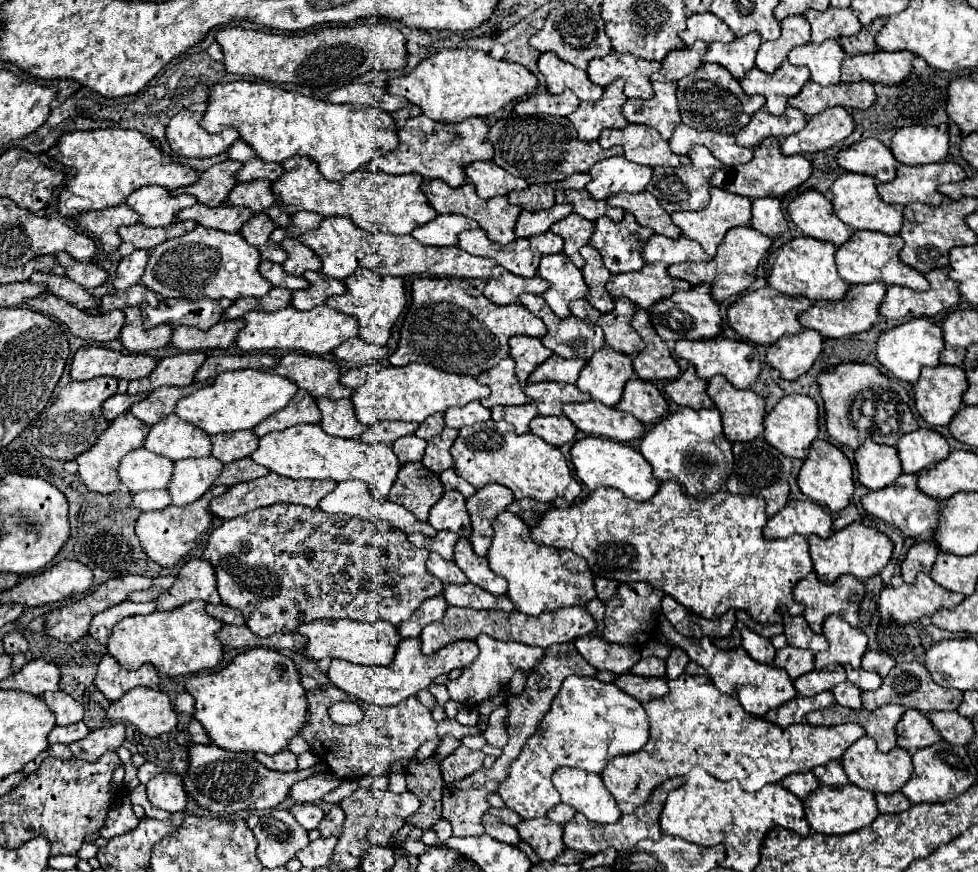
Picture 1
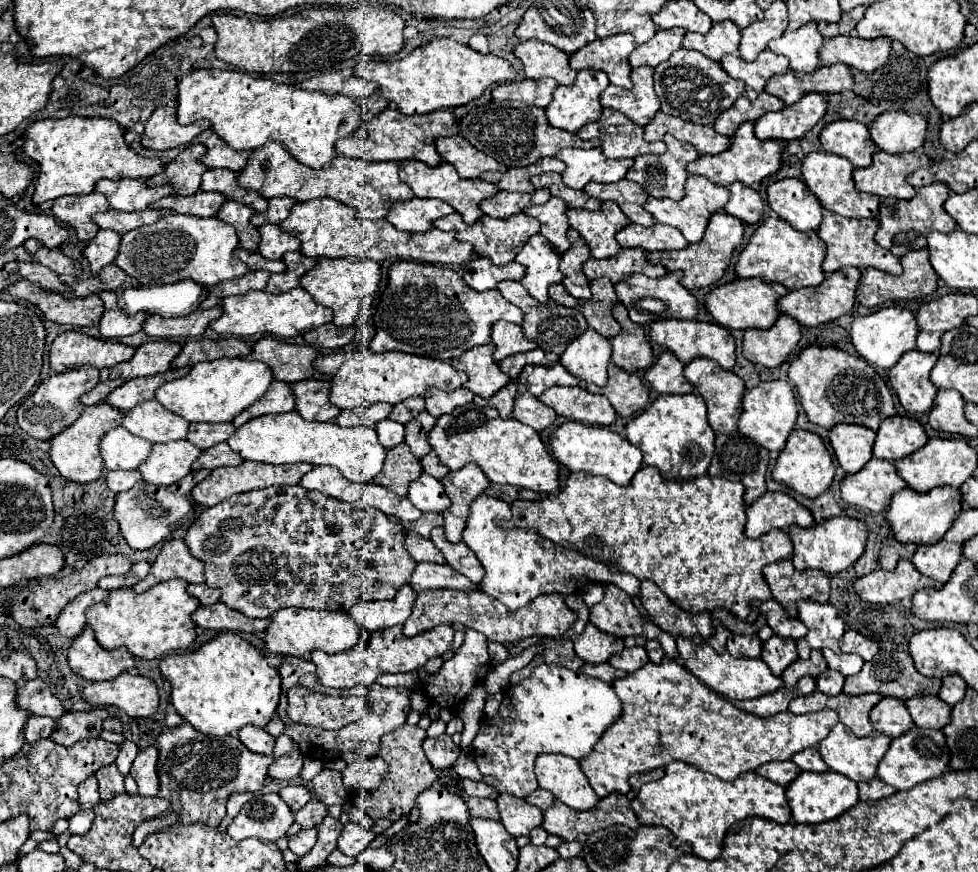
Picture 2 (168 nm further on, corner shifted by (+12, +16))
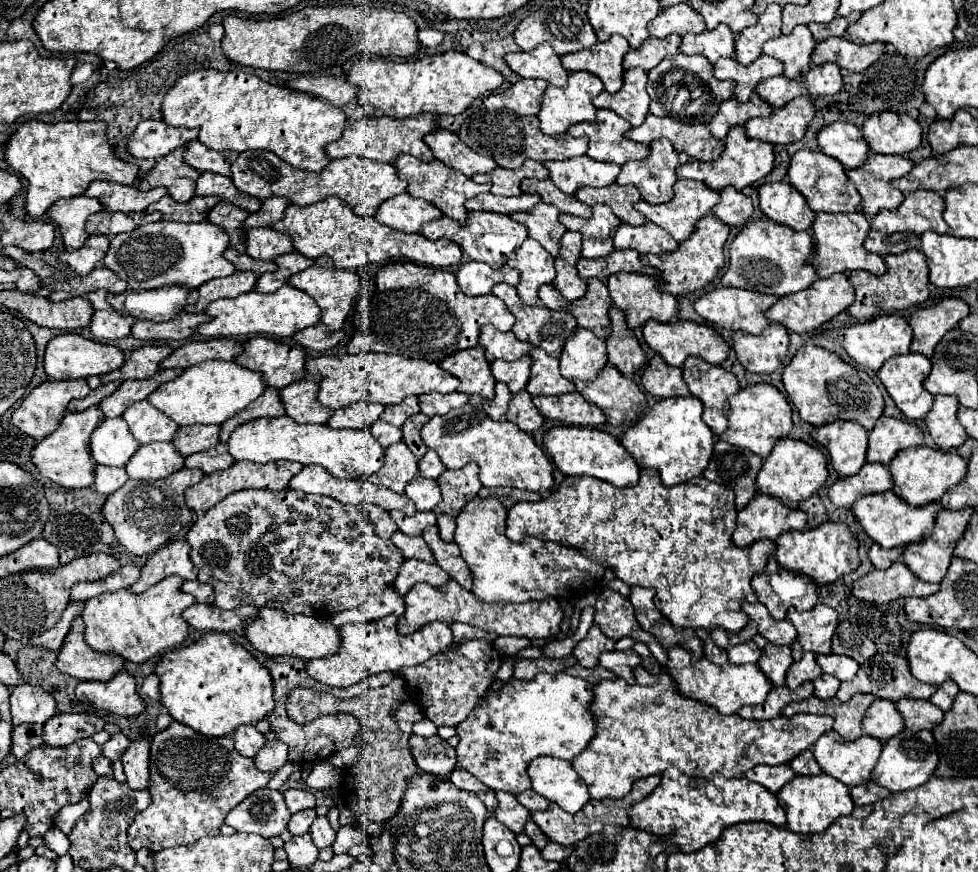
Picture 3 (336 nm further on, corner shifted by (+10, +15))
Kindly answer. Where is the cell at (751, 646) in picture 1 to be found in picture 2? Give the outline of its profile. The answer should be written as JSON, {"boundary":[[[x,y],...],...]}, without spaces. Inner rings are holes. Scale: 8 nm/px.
{"boundary":[[[730,636],[726,650],[732,656],[742,656],[742,658],[758,658],[760,650],[762,650],[762,642],[760,638],[754,636]]]}

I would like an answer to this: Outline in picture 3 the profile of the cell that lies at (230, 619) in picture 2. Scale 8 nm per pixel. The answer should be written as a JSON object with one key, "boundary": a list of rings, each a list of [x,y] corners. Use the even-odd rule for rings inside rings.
{"boundary":[[[194,603],[184,611],[182,617],[188,621],[188,625],[192,625],[198,631],[232,633],[232,631],[244,629],[248,621],[254,621],[254,617],[258,617],[258,609],[254,605],[244,605],[244,607],[224,611],[224,609],[218,609],[216,605]]]}

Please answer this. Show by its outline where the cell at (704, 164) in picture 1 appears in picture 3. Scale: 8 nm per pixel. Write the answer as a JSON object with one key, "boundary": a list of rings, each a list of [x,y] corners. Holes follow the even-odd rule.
{"boundary":[[[656,139],[650,143],[652,155],[644,161],[628,161],[616,179],[618,185],[636,185],[642,199],[648,203],[666,203],[674,197],[676,167],[688,163],[692,157],[672,147],[668,139]]]}

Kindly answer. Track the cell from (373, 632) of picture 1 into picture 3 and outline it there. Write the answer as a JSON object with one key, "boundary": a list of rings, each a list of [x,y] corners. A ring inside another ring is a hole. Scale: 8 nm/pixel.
{"boundary":[[[260,609],[260,617],[246,625],[246,637],[252,647],[264,655],[294,655],[300,659],[320,659],[334,655],[340,649],[340,631],[324,619],[306,617],[306,615],[290,615],[280,609]]]}

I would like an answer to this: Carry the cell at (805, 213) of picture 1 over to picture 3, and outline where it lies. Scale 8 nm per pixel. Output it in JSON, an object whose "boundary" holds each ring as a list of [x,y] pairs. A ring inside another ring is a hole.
{"boundary":[[[788,181],[760,185],[758,199],[762,213],[768,219],[780,221],[794,231],[808,231],[814,223],[816,213],[808,207],[804,195],[796,191]]]}

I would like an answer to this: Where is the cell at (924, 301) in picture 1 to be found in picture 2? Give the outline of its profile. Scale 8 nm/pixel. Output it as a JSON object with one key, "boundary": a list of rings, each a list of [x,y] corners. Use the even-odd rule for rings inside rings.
{"boundary":[[[926,248],[904,254],[900,258],[900,264],[904,268],[904,272],[900,276],[892,276],[892,274],[874,270],[874,268],[866,268],[862,272],[862,278],[860,278],[860,284],[858,284],[858,290],[856,290],[856,302],[862,304],[862,306],[866,306],[866,308],[876,308],[876,306],[880,306],[884,302],[914,300],[914,298],[924,298],[924,296],[936,292],[936,288],[938,288],[938,284],[936,284],[938,276],[936,276],[934,268],[930,268]]]}

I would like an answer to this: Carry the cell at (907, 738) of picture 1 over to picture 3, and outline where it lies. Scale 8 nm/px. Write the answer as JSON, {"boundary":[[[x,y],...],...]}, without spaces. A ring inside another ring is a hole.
{"boundary":[[[876,699],[864,713],[864,733],[888,741],[896,733],[904,731],[904,717],[896,709],[896,703]]]}

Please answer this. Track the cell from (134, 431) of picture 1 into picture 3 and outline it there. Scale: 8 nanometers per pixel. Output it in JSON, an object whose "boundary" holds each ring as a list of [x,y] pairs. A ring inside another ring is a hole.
{"boundary":[[[90,407],[82,413],[68,413],[60,427],[42,439],[34,449],[32,449],[32,461],[38,467],[38,471],[48,477],[50,481],[66,487],[66,489],[80,489],[80,487],[90,487],[94,483],[94,471],[96,463],[92,461],[92,455],[88,453],[88,437],[92,435],[92,429],[104,419],[98,407]]]}

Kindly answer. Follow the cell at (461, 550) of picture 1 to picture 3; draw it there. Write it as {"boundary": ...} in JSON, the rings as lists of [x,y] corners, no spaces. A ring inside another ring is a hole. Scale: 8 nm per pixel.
{"boundary":[[[436,525],[424,529],[422,537],[424,537],[424,541],[430,545],[430,549],[434,551],[436,563],[438,563],[454,581],[458,581],[464,589],[470,591],[470,589],[472,589],[472,571],[468,571],[466,561],[460,557],[458,545],[456,545],[456,543],[446,543],[446,541],[442,541]]]}

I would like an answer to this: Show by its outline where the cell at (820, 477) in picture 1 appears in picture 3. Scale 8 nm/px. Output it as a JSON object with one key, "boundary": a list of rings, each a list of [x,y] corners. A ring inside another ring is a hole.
{"boundary":[[[786,437],[786,439],[780,439],[774,445],[770,457],[764,459],[764,467],[760,469],[760,473],[756,477],[756,485],[758,485],[758,491],[762,491],[762,493],[800,503],[800,501],[806,501],[808,497],[812,497],[818,489],[822,489],[826,479],[828,479],[828,459],[820,451],[820,447],[800,441],[800,439]]]}

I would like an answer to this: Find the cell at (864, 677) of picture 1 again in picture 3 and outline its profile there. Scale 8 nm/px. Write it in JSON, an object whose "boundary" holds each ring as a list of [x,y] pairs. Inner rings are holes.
{"boundary":[[[834,653],[818,655],[816,661],[818,661],[818,665],[822,667],[824,673],[830,673],[830,675],[838,677],[840,681],[852,679],[856,675],[858,667],[860,667],[858,661],[854,661],[852,657],[848,657],[848,655],[834,655]]]}

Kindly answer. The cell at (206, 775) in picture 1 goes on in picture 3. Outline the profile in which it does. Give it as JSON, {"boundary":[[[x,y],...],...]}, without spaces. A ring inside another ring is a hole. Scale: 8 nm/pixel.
{"boundary":[[[172,723],[168,729],[160,731],[152,739],[152,751],[150,751],[150,795],[152,805],[136,813],[132,825],[128,827],[128,845],[138,851],[142,847],[150,849],[152,853],[164,849],[164,847],[176,847],[176,845],[188,845],[208,835],[218,835],[220,825],[224,823],[224,817],[230,809],[234,809],[238,803],[242,803],[250,793],[254,793],[260,787],[266,787],[272,773],[262,773],[256,769],[254,761],[248,757],[242,757],[234,749],[232,737],[204,737],[196,733],[194,729],[188,729],[188,725]]]}

